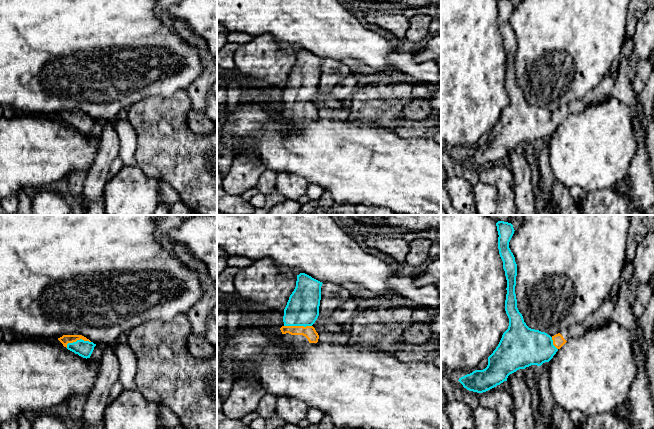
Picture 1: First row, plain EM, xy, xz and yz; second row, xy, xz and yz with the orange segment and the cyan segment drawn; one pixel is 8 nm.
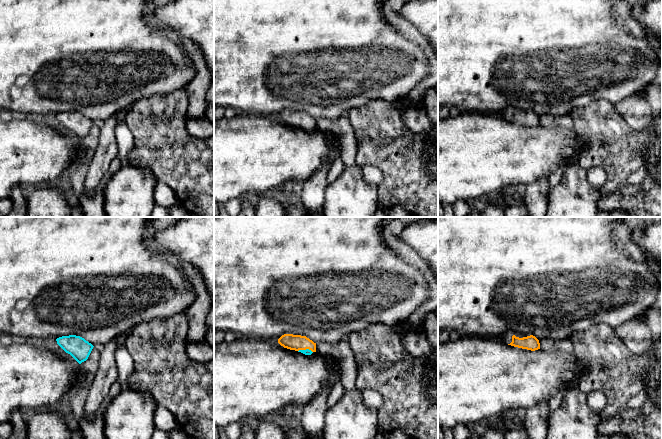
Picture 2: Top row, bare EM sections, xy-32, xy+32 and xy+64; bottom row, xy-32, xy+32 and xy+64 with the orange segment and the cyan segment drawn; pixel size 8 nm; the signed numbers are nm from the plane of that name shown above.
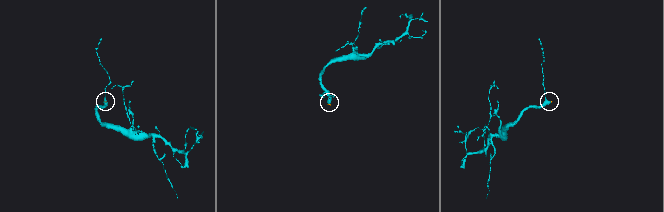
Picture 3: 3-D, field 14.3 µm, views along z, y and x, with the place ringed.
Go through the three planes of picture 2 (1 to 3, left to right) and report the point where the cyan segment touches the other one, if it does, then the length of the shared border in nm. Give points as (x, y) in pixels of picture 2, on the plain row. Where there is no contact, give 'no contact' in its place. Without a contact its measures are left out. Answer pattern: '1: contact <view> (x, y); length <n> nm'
1: no contact
2: contact xy+32 (305, 125); length 120 nm
3: no contact

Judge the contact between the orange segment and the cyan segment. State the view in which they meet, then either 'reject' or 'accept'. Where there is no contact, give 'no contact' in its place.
contact in xz; accept

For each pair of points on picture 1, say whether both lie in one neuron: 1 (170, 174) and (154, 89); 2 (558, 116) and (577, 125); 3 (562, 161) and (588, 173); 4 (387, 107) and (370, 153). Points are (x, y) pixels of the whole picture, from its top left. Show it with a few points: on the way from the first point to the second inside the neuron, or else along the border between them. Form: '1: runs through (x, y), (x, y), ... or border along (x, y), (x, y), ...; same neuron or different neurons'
1: border along (178, 90), (168, 97), (151, 96), (133, 105); different neurons
2: border along (586, 108), (580, 112), (570, 114), (549, 136); different neurons
3: runs through (568, 161), (576, 161), (582, 167); same neuron
4: border along (368, 120), (374, 122); different neurons

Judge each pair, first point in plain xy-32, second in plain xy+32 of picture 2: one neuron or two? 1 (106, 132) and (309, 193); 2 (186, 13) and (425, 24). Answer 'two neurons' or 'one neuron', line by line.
1: one neuron
2: one neuron

